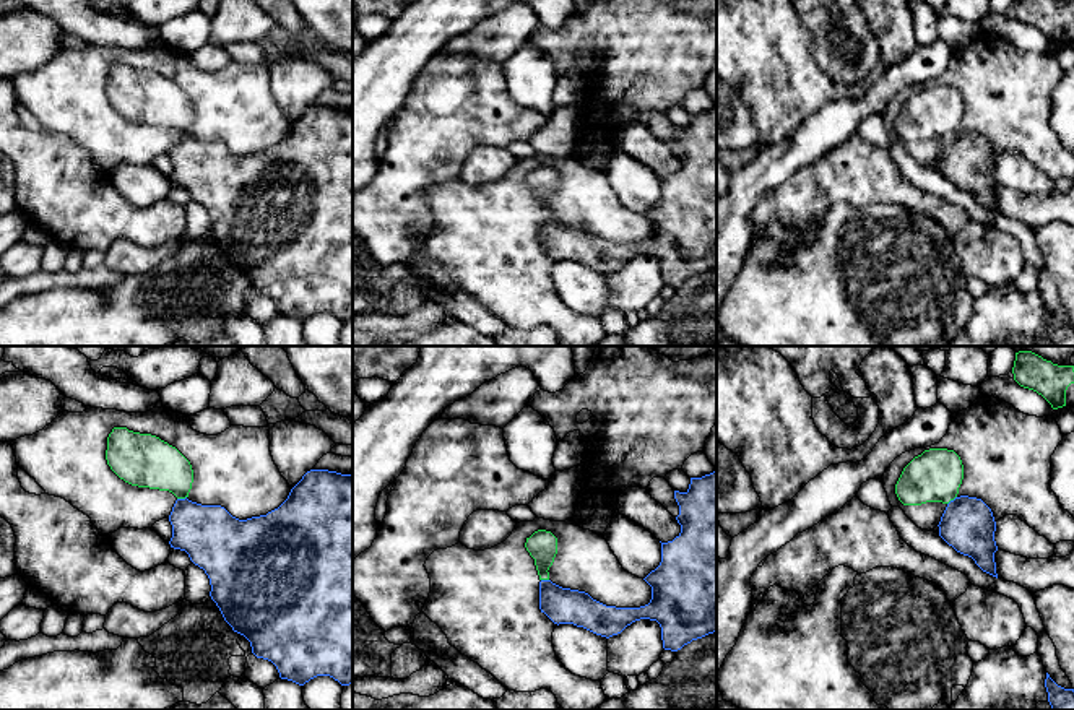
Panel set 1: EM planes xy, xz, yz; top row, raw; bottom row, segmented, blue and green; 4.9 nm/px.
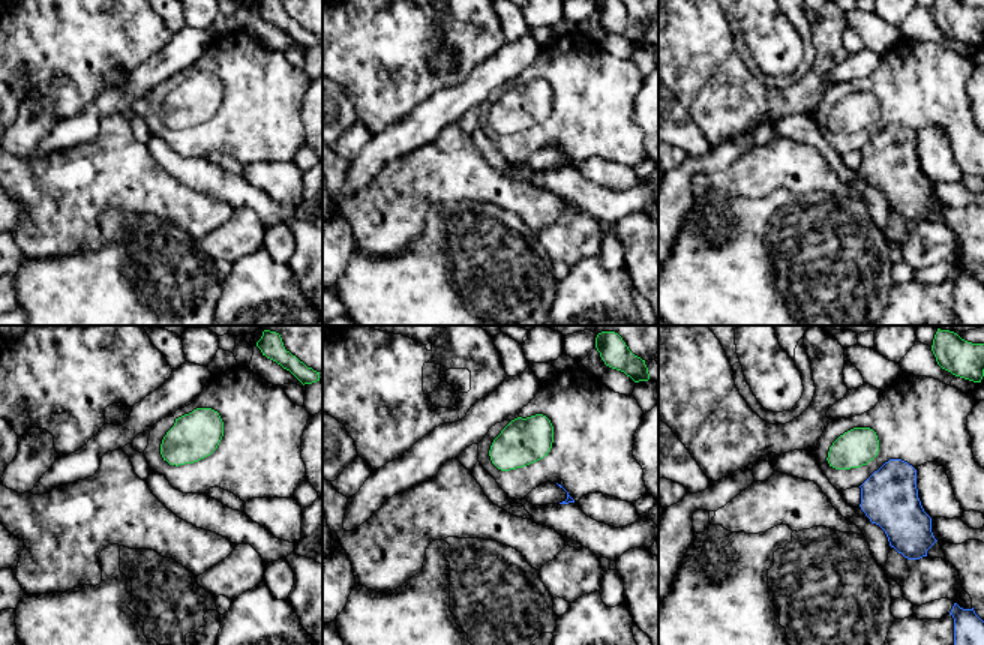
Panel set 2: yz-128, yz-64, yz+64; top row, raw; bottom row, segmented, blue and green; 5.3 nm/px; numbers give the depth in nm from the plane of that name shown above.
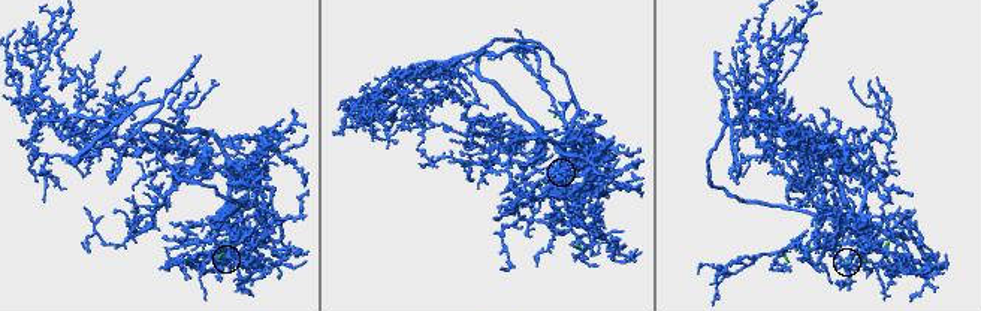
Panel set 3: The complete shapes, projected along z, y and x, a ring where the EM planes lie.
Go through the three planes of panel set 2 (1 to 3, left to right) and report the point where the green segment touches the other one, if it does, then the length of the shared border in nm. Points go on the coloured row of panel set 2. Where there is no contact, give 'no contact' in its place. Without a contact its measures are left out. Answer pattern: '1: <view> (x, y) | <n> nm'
1: no contact
2: no contact
3: no contact

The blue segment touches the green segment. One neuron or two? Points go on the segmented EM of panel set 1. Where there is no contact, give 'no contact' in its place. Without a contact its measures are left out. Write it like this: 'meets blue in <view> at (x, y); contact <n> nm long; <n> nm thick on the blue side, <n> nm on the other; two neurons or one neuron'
meets blue in xy at (181, 499); contact 50 nm long; 300 nm thick on the blue side, 260 nm on the other; two neurons

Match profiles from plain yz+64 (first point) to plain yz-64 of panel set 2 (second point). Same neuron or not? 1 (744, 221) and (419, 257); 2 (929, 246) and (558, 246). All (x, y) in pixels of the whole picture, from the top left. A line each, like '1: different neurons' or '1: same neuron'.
1: same neuron
2: same neuron

